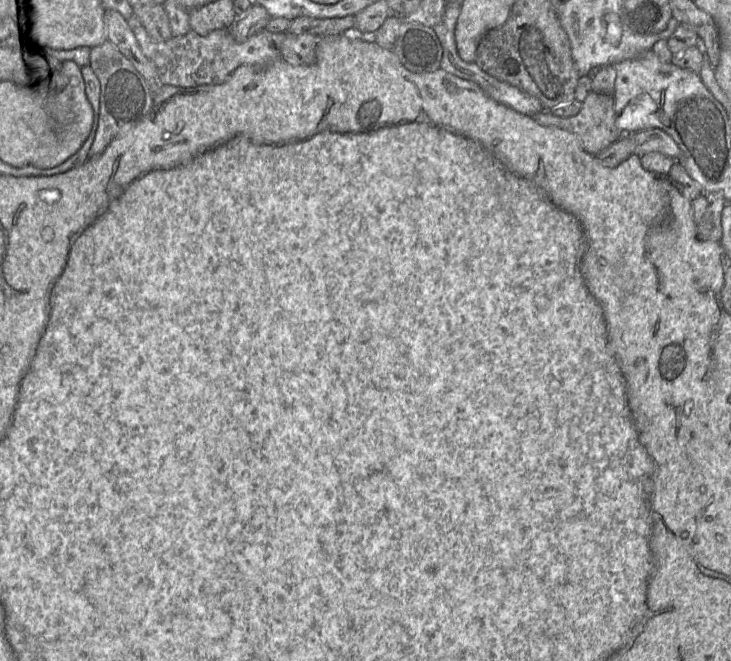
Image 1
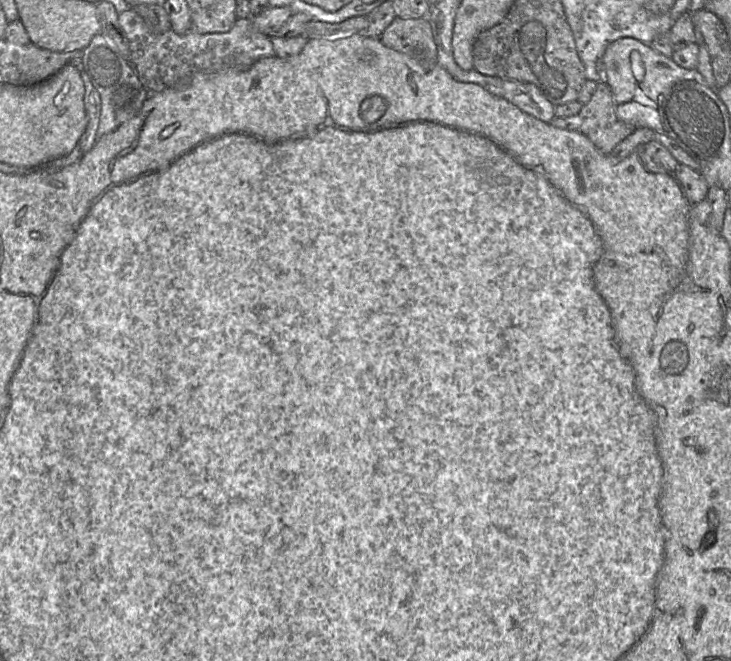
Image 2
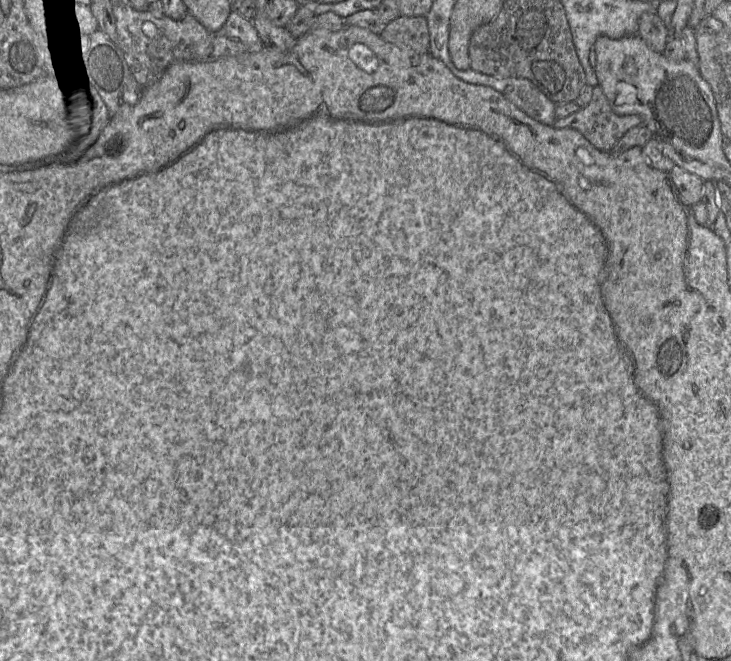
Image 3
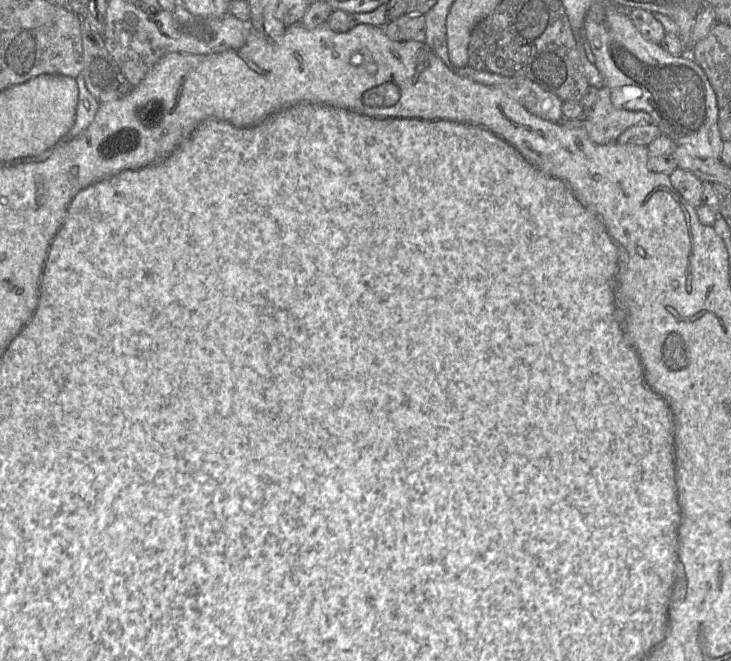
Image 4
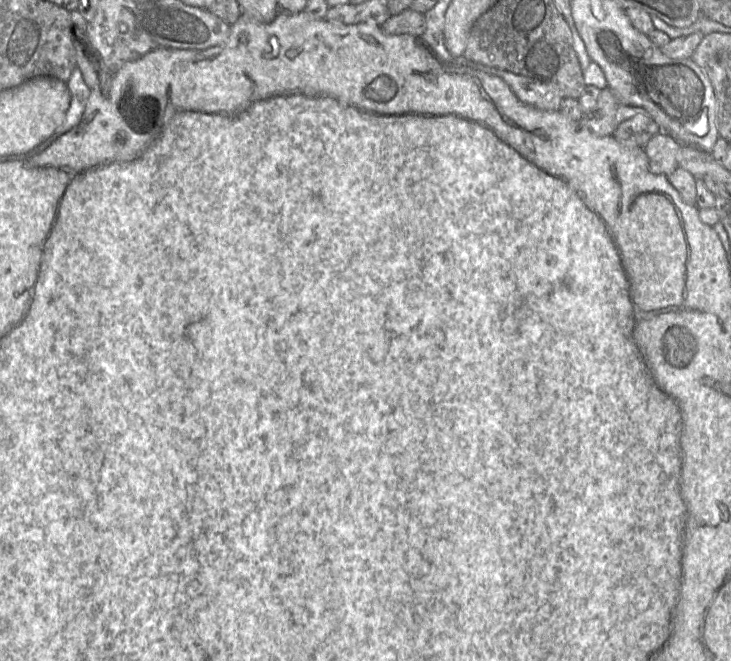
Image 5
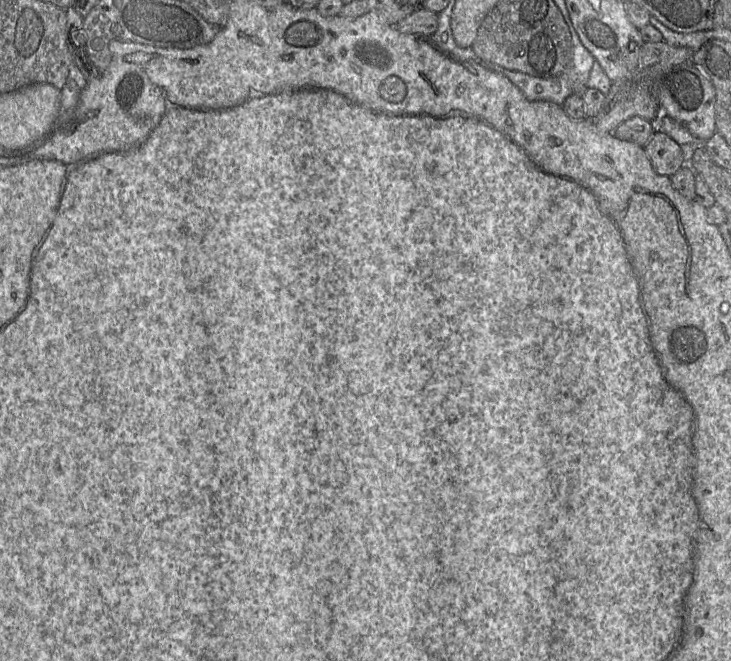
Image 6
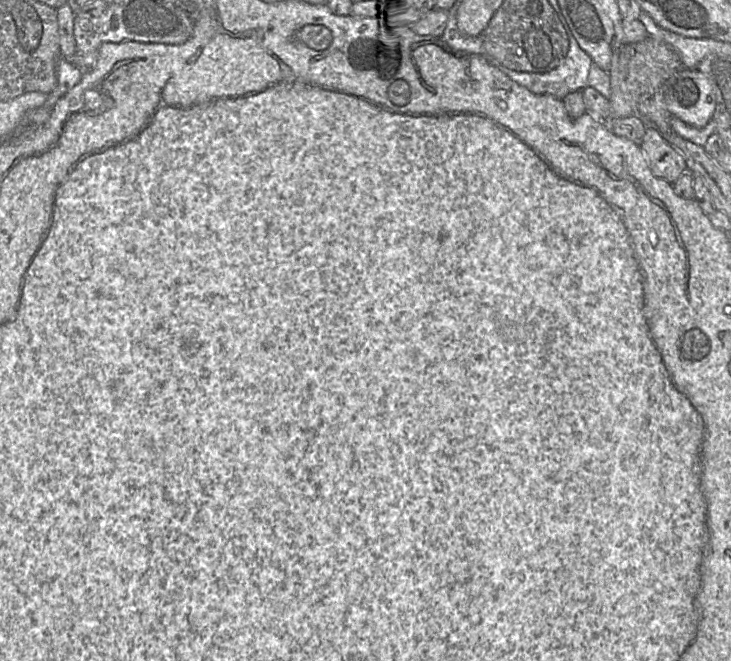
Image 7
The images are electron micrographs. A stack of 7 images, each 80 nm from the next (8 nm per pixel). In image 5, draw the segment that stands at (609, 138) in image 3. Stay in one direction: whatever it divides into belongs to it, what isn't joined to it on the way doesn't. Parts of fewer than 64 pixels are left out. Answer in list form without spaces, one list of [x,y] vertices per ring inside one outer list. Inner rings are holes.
[[[610,88],[601,89],[595,109],[578,122],[596,136],[611,136],[624,121],[636,115],[648,115],[640,107],[621,104]]]

